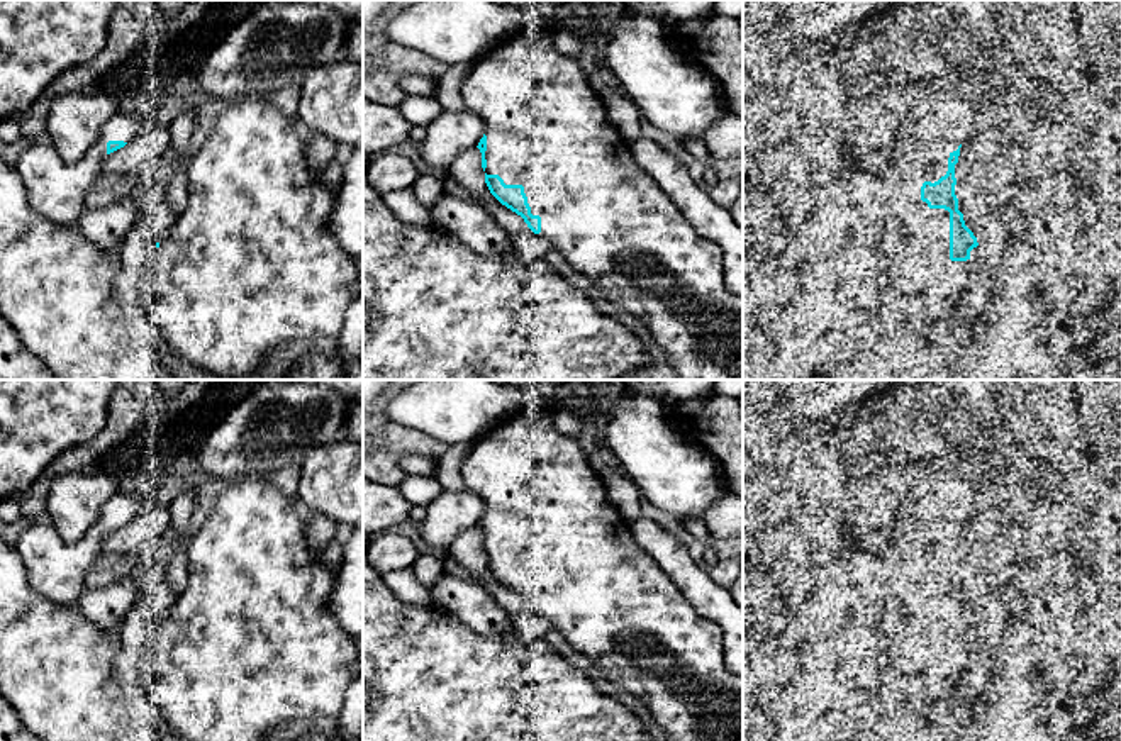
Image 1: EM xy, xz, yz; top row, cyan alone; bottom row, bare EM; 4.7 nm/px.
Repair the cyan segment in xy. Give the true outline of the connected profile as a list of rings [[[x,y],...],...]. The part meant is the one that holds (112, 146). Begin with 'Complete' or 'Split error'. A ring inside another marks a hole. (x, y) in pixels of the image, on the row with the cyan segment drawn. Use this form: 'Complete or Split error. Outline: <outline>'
Split error. Outline: [[[124,102],[93,148],[75,163],[66,163],[49,139],[27,142],[15,168],[32,210],[49,222],[73,226],[86,210],[85,197],[102,176],[103,158],[131,142],[142,125]]]

